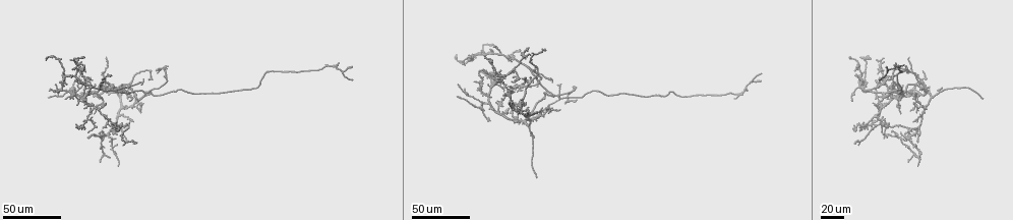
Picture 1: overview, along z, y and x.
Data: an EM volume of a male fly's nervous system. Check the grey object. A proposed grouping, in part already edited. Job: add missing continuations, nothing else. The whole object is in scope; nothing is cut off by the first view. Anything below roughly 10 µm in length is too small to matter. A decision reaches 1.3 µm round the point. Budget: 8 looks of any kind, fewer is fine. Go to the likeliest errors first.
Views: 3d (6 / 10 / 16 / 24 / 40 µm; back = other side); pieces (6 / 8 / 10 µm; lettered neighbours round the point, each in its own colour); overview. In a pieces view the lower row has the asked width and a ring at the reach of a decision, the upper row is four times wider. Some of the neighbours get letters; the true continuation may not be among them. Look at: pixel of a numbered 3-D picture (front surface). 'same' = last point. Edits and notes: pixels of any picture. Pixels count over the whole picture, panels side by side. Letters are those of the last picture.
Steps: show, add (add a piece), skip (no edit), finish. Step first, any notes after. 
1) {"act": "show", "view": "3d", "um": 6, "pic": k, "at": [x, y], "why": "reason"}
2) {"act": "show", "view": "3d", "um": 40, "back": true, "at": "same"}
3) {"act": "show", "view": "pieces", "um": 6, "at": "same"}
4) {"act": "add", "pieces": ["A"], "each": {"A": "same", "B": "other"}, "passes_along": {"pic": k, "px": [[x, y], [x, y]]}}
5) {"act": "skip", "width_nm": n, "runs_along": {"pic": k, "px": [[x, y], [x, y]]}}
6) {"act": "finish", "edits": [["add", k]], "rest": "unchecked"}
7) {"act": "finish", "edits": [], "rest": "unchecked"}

{"act": "show", "view": "3d", "um": 40, "pic": 1, "at": [984, 98], "why": "free end"}

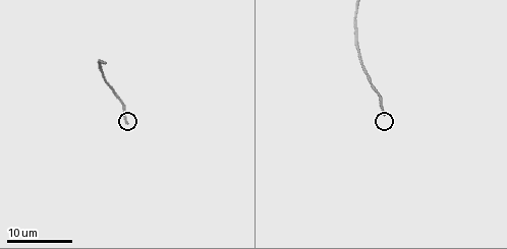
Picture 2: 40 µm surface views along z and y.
{"act": "show", "view": "pieces", "um": 10, "pic": 2, "at": [384, 113], "why": "what lies round it"}

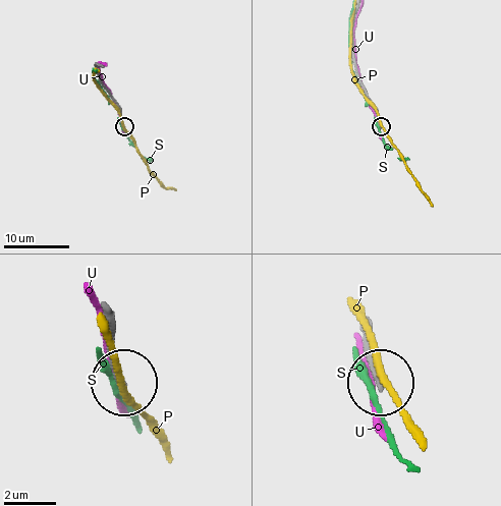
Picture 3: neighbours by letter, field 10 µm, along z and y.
{"act": "skip", "width_nm": 210, "each": {"P": "other", "S": "other", "U": "other"}, "runs_along": {"pic": 3, "px": [[366, 322], [366, 354], [376, 379]]}, "found": "no lettered piece goes on from it"}

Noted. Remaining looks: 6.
{"act": "show", "view": "3d", "um": 40, "pic": 1, "at": [456, 53], "why": "long arm stops here"}

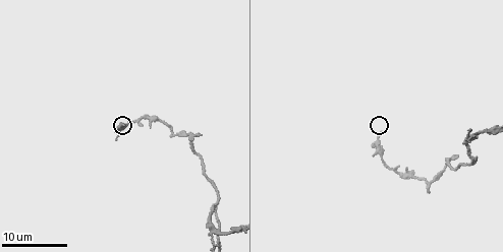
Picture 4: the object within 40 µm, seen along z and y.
{"act": "show", "view": "pieces", "um": 10, "pic": 4, "at": [123, 124]}

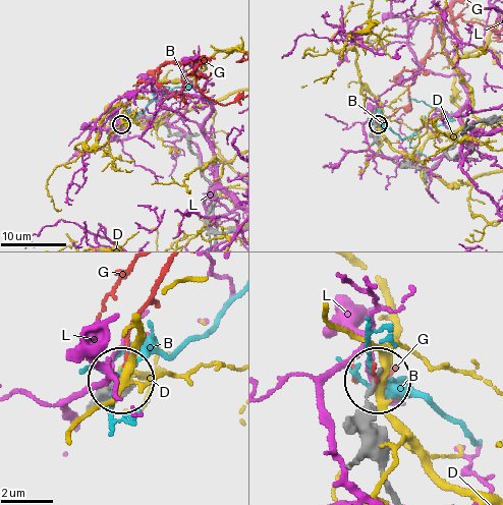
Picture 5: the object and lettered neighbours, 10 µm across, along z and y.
{"act": "skip", "each": {"B": "other", "D": "other", "G": "other", "L": "other"}, "found": "none of them fits"}

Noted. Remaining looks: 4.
{"act": "show", "view": "3d", "um": 24, "pic": 1, "at": [558, 86], "why": "tapers out"}

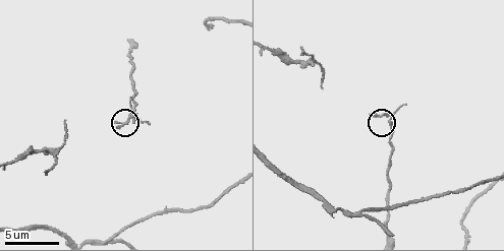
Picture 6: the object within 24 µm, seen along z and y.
{"act": "show", "view": "pieces", "um": 6, "pic": 6, "at": [114, 121]}

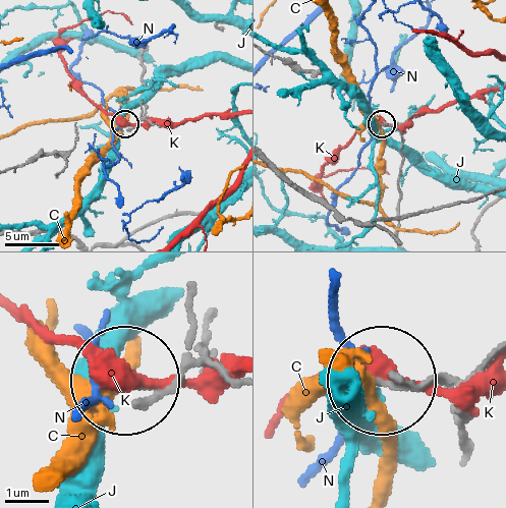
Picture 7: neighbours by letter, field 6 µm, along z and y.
{"act": "skip", "width_nm": 170, "each": {"C": "other", "J": "other", "K": "other", "N": "other"}, "found": "no lettered piece goes on from it"}

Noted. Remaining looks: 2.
{"act": "show", "view": "3d", "um": 40, "pic": 1, "at": [141, 102], "why": "free end"}

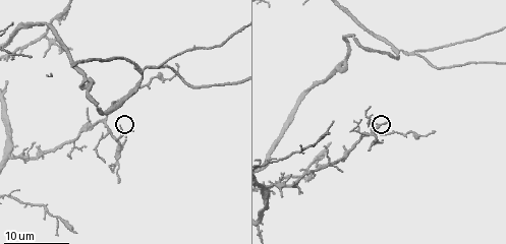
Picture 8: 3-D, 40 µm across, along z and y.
{"act": "show", "view": "pieces", "um": 10, "pic": 8, "at": [388, 122]}

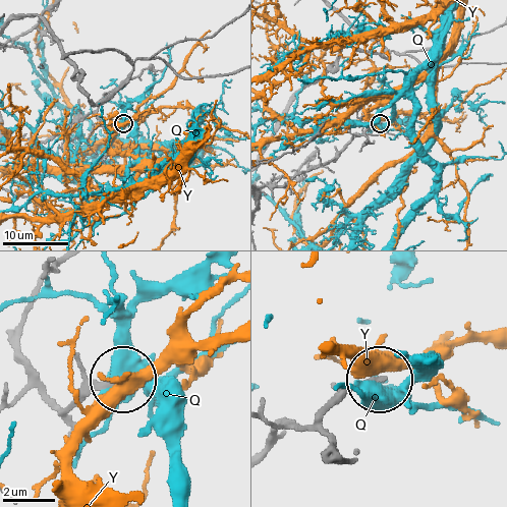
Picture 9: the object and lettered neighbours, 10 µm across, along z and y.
{"act": "skip", "each": {"Q": "other", "Y": "other"}, "found": "none of them fits"}

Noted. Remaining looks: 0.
{"act": "finish", "edits": [], "rest": "unchecked"}

